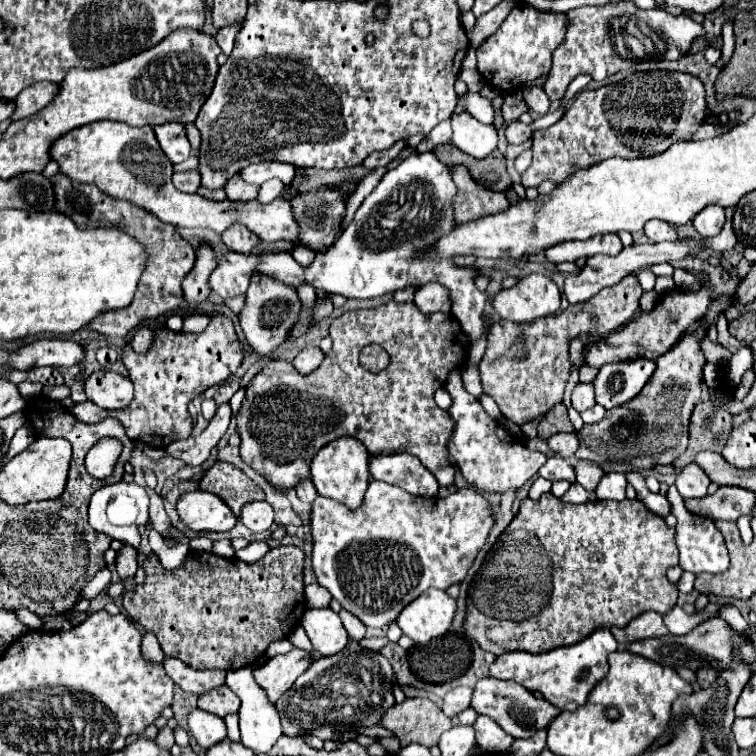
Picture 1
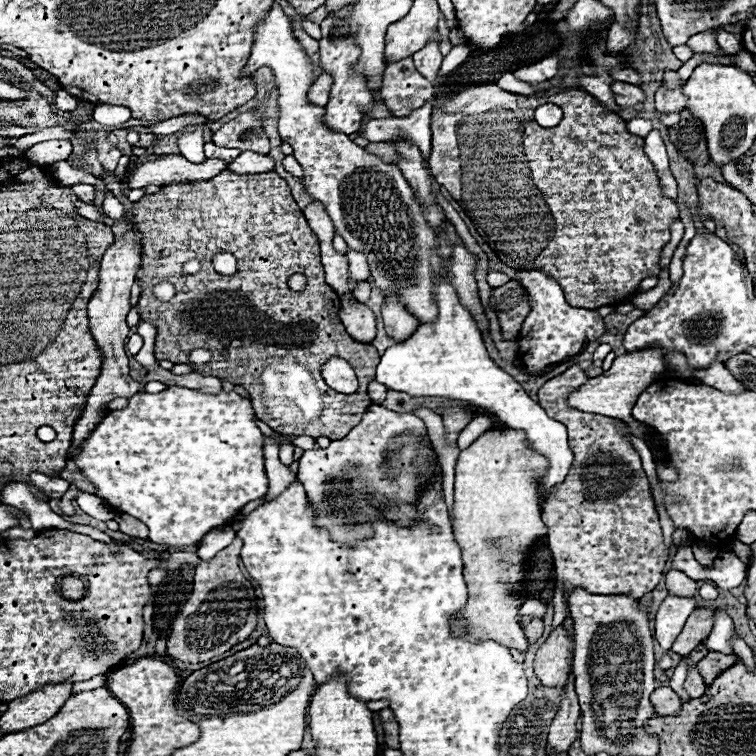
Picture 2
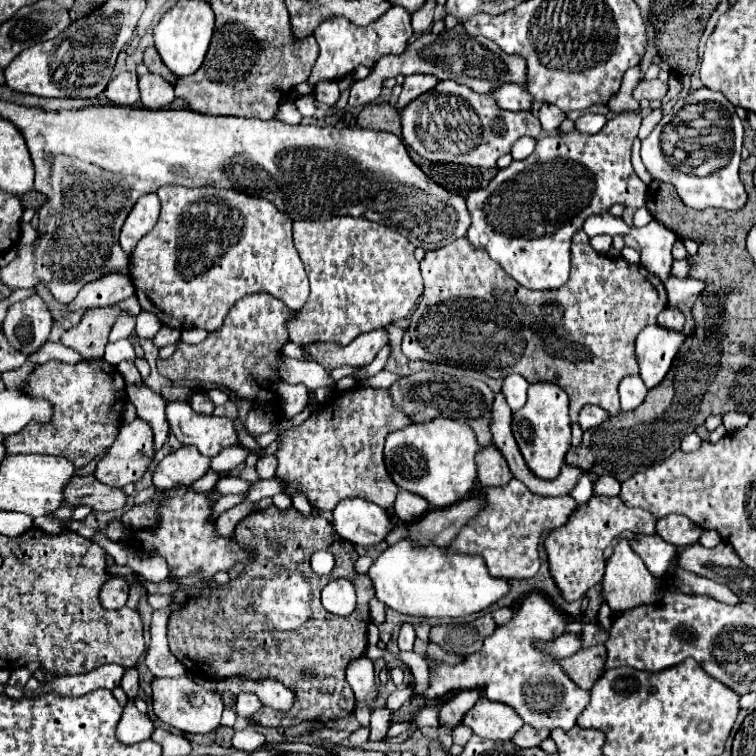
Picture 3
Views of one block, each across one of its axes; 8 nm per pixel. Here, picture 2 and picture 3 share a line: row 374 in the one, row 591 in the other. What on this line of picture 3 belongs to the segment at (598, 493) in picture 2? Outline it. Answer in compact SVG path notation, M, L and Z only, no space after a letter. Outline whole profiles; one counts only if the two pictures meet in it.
M592 496L592 500L576 506L576 512L572 512L564 528L556 528L546 536L544 548L548 554L550 576L564 600L568 602L580 600L592 586L596 586L602 580L606 564L604 548L618 542L618 538L622 538L624 532L656 534L656 516L642 508L624 506L624 502L618 496L616 498Z

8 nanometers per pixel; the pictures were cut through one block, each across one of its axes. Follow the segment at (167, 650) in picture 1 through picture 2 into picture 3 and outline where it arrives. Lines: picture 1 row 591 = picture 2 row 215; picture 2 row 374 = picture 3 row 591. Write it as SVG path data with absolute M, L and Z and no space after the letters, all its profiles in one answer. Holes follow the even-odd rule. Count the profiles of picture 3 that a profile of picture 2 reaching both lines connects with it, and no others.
M268 506L246 520L242 520L234 530L236 542L244 548L254 548L256 560L246 564L246 570L240 578L232 580L228 586L216 590L204 590L198 598L190 598L188 604L170 614L168 620L168 644L172 654L196 676L206 678L228 678L228 676L248 676L254 680L274 678L292 688L296 702L290 712L280 714L278 722L262 726L294 726L304 720L316 718L340 718L352 712L354 692L344 678L346 666L360 658L366 650L366 628L368 628L368 602L374 598L374 584L364 574L354 572L354 562L358 558L354 546L348 540L342 540L332 524L322 516L304 516L294 506L278 510ZM318 550L330 550L336 558L336 566L328 576L318 576L310 568L310 556ZM336 578L348 578L354 582L358 592L358 606L348 616L332 616L324 610L320 602L322 588Z

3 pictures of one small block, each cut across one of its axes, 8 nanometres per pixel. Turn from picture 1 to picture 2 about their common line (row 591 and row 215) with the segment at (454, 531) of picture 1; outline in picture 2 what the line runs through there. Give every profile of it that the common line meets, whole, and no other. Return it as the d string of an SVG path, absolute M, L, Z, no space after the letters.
M274 4L268 14L256 24L254 28L254 44L250 52L250 60L246 64L246 74L254 74L260 66L268 66L274 74L274 82L278 88L278 134L284 142L294 148L294 156L304 170L302 188L304 194L310 196L314 202L320 202L328 212L330 220L334 222L336 234L340 234L346 244L356 250L364 252L370 264L370 278L372 284L382 292L382 296L398 296L400 304L416 316L420 324L432 324L438 318L438 308L434 302L434 280L442 270L442 256L438 256L440 248L440 232L428 224L426 220L426 206L416 198L412 186L402 176L402 170L396 164L382 162L376 154L366 152L366 148L354 144L344 132L336 132L324 124L324 108L308 102L308 92L316 82L314 64L306 50L300 46L298 38L294 36L292 20L282 12L280 4Z

